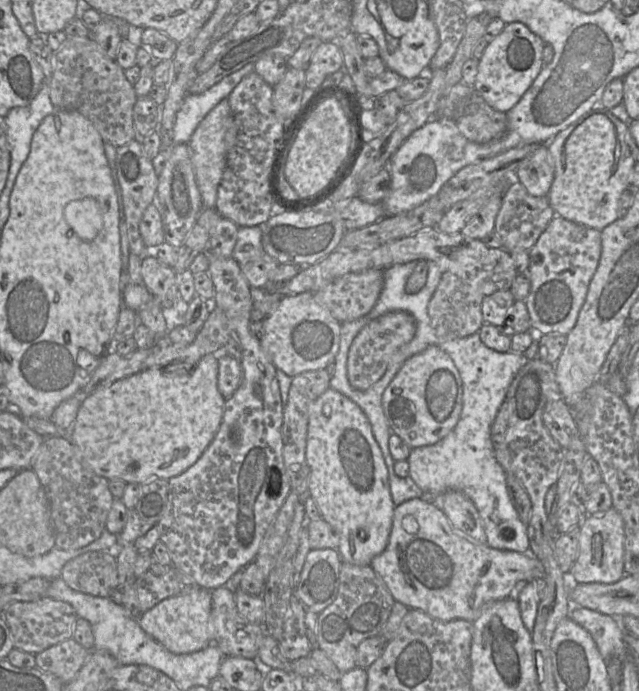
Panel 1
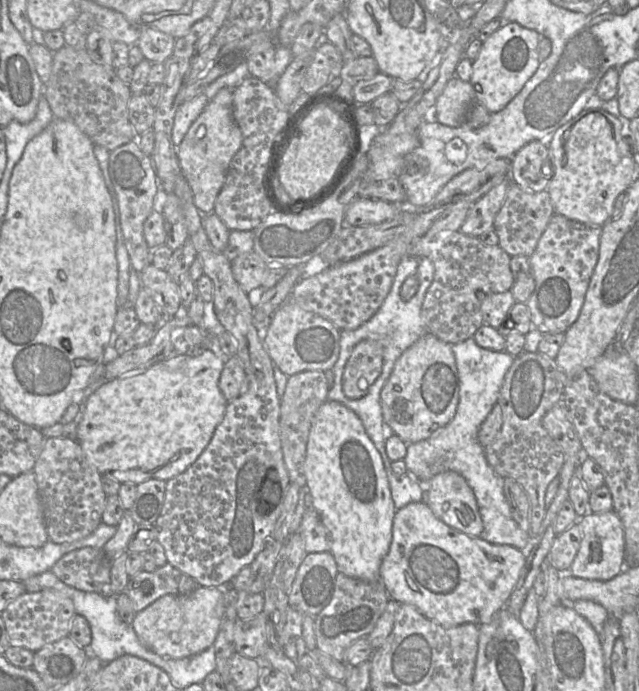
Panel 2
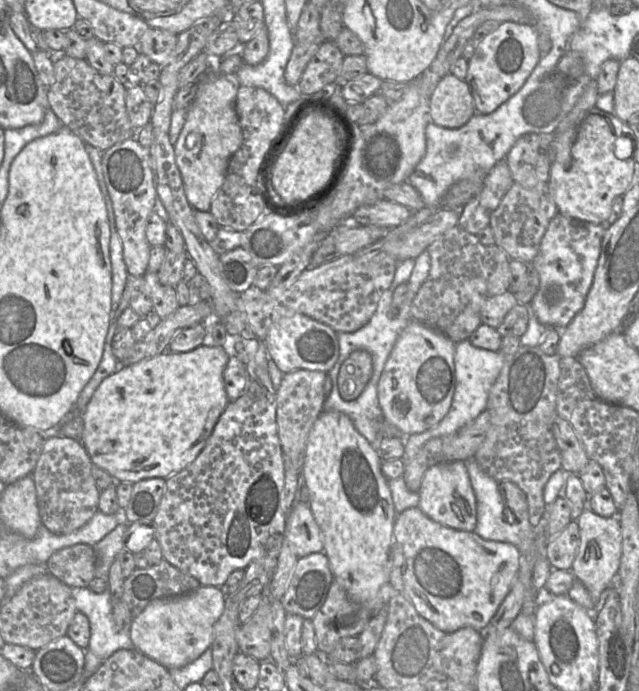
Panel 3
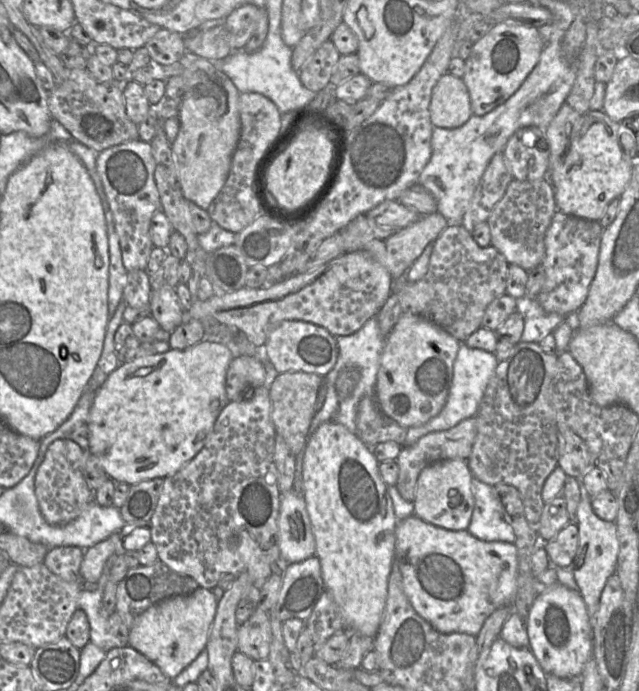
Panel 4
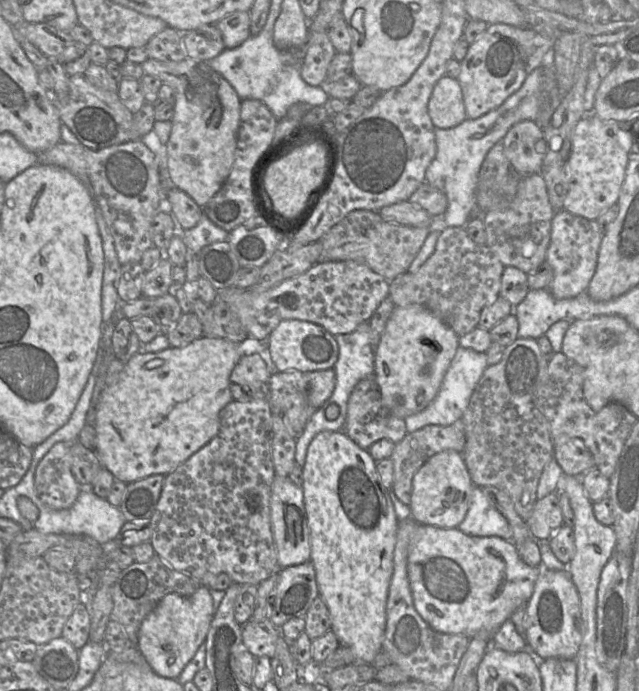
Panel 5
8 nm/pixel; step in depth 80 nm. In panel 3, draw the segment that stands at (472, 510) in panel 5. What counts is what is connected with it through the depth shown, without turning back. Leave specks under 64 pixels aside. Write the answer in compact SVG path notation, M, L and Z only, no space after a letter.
M474 457L464 462L477 502L477 524L474 532L487 540L518 546L521 542L519 529L515 523L510 523L505 518L499 482L485 473Z

